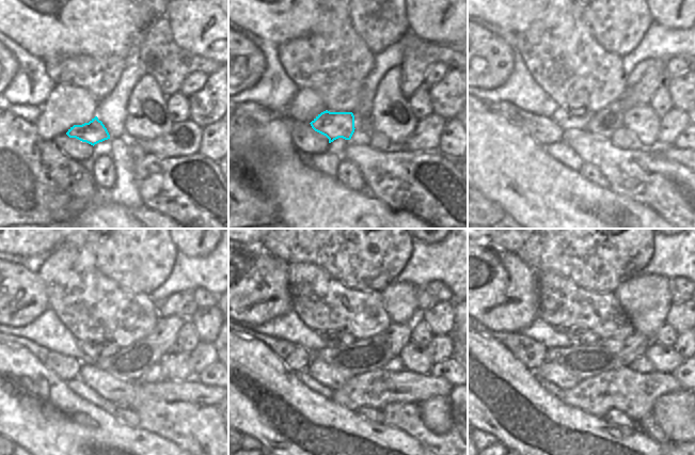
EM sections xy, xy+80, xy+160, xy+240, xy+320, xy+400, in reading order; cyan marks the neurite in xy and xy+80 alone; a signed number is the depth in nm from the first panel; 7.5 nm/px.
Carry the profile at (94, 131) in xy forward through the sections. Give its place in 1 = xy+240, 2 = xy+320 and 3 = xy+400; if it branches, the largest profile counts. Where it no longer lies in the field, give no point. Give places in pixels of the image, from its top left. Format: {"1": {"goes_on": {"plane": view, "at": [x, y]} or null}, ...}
{"1": {"goes_on": {"plane": "xy+240", "at": [93, 351]}}, "2": {"goes_on": {"plane": "xy+320", "at": [333, 338]}}, "3": {"goes_on": {"plane": "xy+400", "at": [577, 334]}}}

